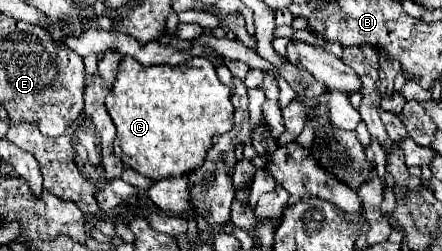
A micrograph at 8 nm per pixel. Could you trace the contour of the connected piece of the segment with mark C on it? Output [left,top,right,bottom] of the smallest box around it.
[105,57,233,181]

